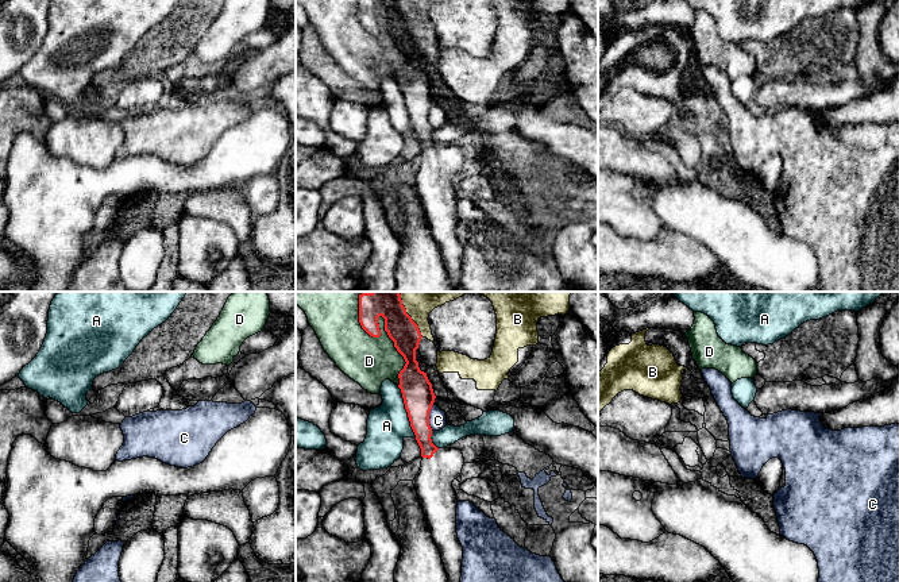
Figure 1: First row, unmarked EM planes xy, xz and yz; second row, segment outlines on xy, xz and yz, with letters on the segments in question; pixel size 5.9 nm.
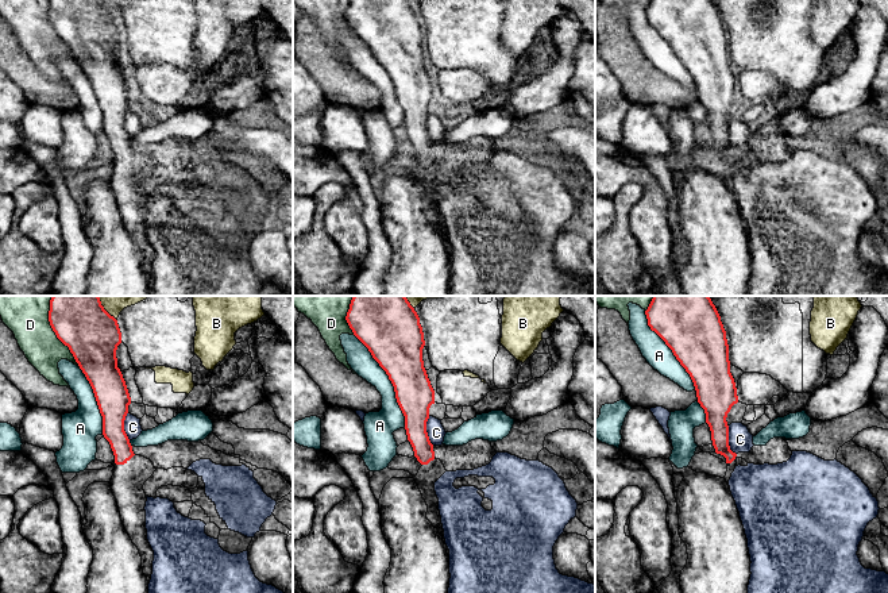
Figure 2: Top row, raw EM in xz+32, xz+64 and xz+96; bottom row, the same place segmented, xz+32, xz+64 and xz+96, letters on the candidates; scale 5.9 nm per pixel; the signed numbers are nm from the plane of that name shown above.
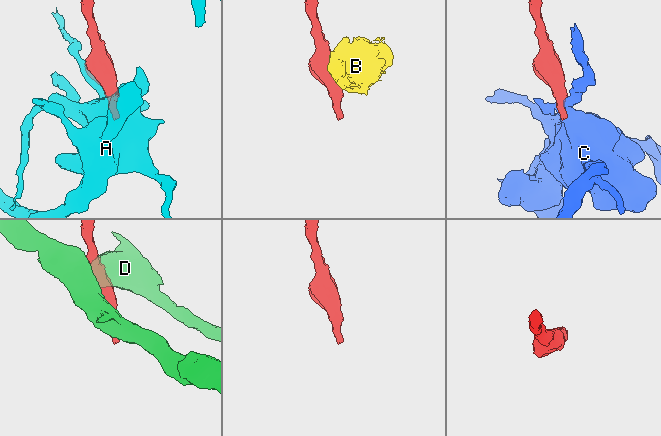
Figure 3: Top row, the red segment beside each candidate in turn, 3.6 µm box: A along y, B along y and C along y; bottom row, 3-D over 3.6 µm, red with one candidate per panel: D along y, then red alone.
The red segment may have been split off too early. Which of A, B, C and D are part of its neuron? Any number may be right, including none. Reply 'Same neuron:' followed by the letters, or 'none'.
Same neuron: none

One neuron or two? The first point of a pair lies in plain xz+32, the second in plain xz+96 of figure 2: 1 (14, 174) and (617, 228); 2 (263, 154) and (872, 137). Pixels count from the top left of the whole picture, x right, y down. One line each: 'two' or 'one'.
1: two
2: one

